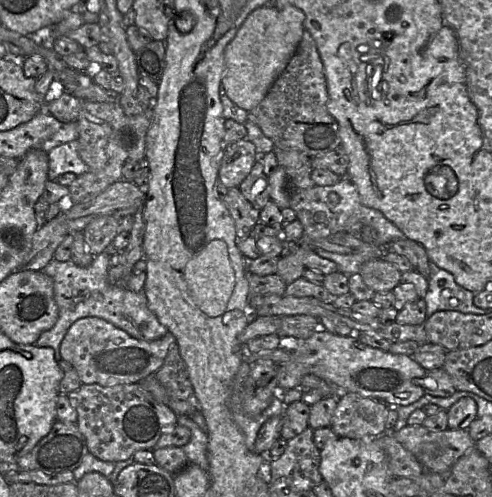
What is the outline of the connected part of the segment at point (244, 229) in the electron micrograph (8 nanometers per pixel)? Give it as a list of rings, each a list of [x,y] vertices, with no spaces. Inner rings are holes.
[[[239,187],[230,188],[223,197],[235,225],[238,239],[250,237],[255,225],[260,221],[260,211],[243,196]]]

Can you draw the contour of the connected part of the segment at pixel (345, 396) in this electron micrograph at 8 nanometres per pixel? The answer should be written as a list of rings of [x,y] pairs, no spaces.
[[[353,392],[343,393],[337,399],[330,428],[338,437],[373,441],[386,432],[386,403]]]

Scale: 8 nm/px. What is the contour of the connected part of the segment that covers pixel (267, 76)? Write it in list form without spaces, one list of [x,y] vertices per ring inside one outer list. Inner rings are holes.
[[[264,5],[253,10],[248,15],[233,40],[226,46],[224,52],[225,70],[221,85],[234,104],[250,112],[265,98],[294,55],[305,30],[304,22],[304,12],[295,6],[278,8]]]

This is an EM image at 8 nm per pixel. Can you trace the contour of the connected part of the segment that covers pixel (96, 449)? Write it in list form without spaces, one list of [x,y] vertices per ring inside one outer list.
[[[140,383],[103,386],[82,384],[67,397],[76,410],[76,425],[85,438],[88,452],[107,462],[126,461],[139,450],[153,450],[160,436],[177,425],[178,415],[168,406],[159,403]]]

